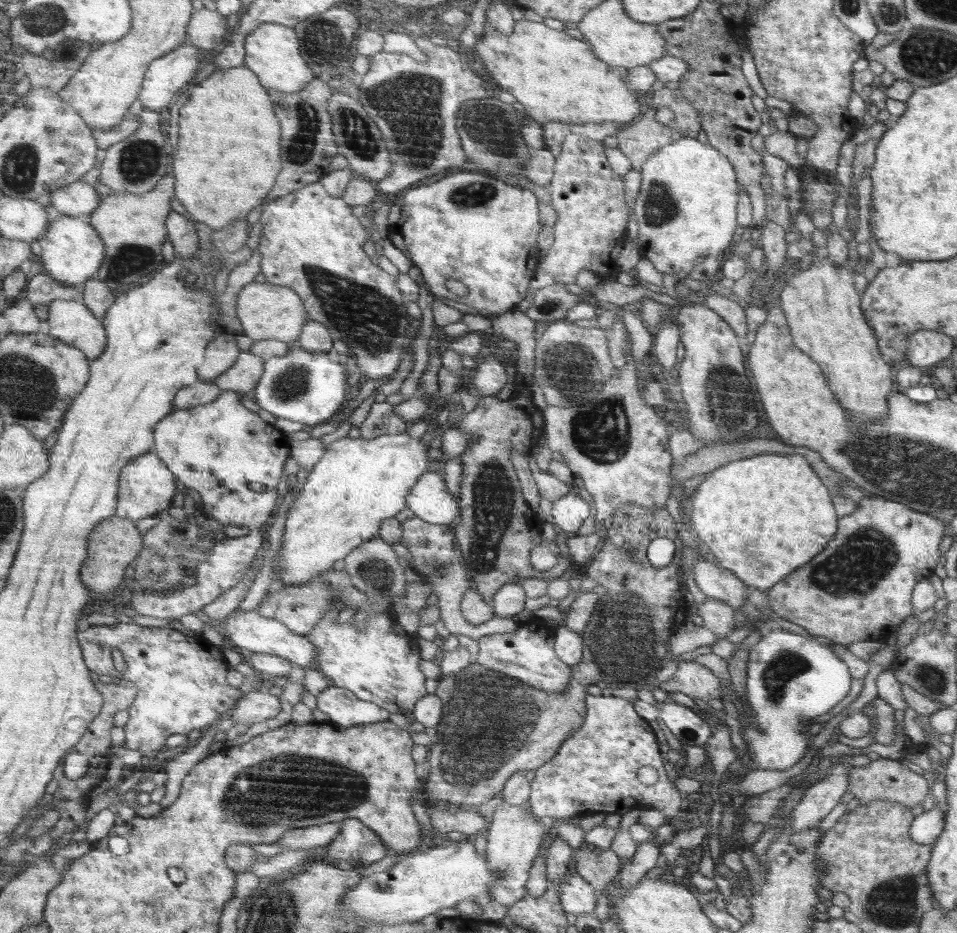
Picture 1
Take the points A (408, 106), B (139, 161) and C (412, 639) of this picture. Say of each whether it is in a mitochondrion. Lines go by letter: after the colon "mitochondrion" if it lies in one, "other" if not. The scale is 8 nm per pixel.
A: mitochondrion
B: mitochondrion
C: other

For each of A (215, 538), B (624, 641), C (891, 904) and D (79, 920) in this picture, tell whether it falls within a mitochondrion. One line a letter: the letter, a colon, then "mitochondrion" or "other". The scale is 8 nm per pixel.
A: other
B: mitochondrion
C: mitochondrion
D: other

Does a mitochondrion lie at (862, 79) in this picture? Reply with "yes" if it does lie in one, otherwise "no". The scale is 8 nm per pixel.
no

